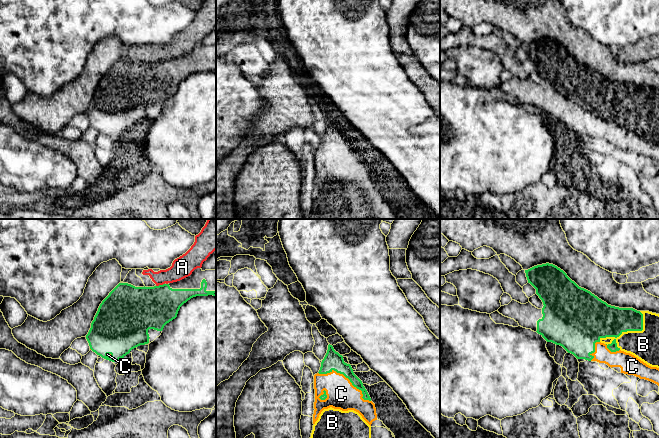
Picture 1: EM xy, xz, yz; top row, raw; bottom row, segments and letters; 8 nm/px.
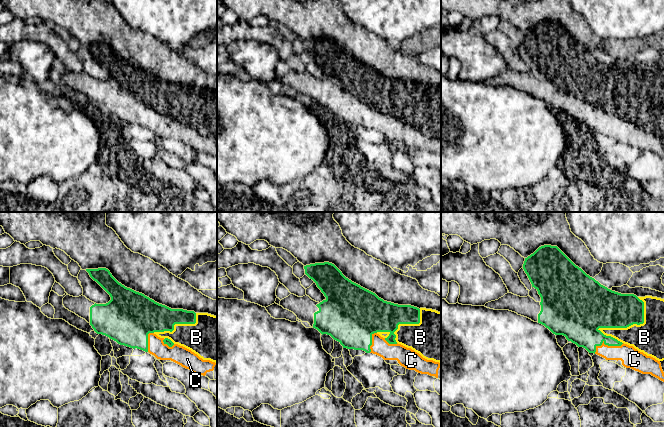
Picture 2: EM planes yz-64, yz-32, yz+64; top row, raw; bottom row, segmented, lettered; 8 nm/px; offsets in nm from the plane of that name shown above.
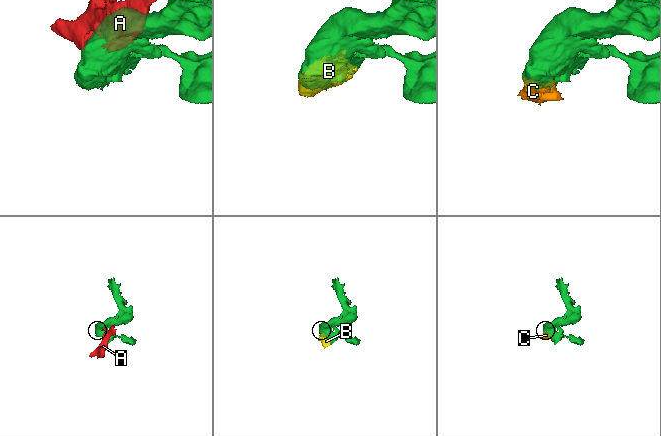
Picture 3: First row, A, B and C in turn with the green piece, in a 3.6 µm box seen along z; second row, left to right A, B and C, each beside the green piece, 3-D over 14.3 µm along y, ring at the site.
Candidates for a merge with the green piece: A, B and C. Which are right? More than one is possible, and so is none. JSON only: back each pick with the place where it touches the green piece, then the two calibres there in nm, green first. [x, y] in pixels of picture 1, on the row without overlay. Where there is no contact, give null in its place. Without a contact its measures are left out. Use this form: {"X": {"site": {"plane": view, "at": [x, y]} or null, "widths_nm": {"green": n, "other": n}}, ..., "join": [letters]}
{"B": {"site": {"plane": "yz", "at": [629, 106]}, "widths_nm": {"green": 280, "other": 240}}, "join": ["B"]}

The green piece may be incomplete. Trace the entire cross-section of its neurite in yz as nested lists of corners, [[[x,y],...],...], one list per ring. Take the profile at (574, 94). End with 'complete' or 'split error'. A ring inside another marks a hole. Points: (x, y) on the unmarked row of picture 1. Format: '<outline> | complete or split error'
[[[542,40],[542,41],[537,41],[534,42],[528,46],[525,46],[526,53],[528,56],[528,59],[530,59],[535,65],[536,65],[536,70],[539,72],[539,74],[543,78],[543,84],[542,84],[542,90],[543,93],[537,97],[537,109],[540,110],[547,118],[552,118],[556,121],[562,122],[568,129],[573,130],[577,135],[585,135],[588,137],[591,137],[594,132],[591,130],[595,128],[595,119],[596,118],[601,118],[607,121],[607,124],[611,128],[616,128],[616,127],[624,127],[626,129],[630,129],[646,139],[647,141],[651,143],[657,143],[659,144],[659,90],[652,89],[649,87],[637,87],[633,84],[619,84],[615,82],[608,81],[606,78],[602,77],[599,75],[597,72],[592,70],[590,67],[579,63],[574,57],[572,57],[567,50],[558,44],[557,42],[553,40]]] | split error

